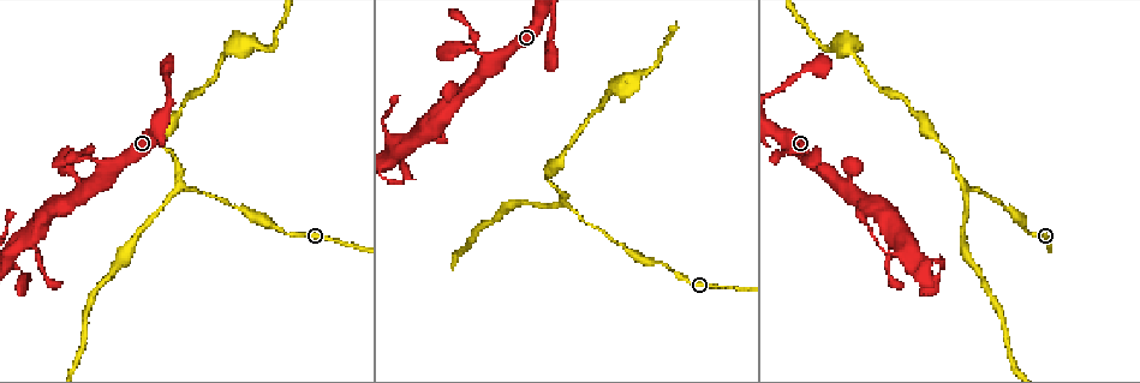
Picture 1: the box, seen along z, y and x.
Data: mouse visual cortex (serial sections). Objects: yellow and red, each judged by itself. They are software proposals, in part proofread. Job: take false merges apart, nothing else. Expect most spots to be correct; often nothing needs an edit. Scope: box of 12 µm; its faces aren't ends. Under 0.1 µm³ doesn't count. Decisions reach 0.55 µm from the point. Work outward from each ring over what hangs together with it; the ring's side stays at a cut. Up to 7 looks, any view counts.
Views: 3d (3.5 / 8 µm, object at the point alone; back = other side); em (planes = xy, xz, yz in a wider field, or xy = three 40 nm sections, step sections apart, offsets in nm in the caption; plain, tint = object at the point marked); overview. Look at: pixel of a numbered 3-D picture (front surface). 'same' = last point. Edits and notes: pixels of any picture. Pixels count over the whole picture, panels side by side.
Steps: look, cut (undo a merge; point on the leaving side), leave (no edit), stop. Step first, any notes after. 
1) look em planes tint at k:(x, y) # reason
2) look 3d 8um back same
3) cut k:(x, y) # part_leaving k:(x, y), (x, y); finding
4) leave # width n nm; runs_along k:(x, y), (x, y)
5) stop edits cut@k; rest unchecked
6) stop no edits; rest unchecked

look 3d 3.5um at 1:(83, 160) # thin neck

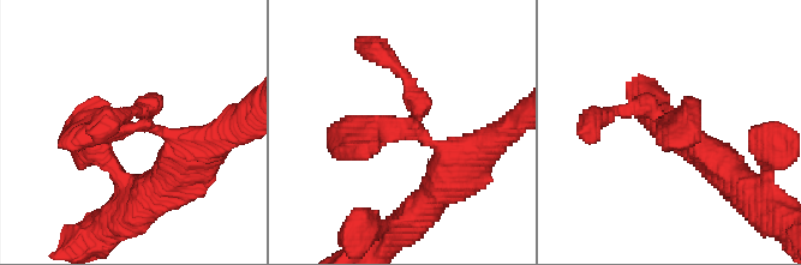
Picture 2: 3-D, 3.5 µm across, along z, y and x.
look em planes tint at 2:(134, 130)

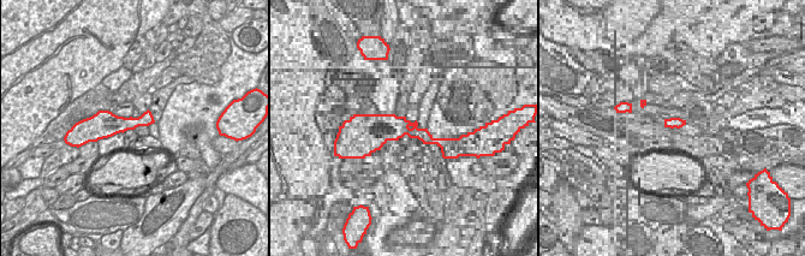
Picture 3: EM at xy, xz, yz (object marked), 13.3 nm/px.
leave # runs_along 2:(479, 154), (417, 132), (332, 148); all the same cell

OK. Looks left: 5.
look 3d 3.5um at 1:(568, 203) # three arms meet

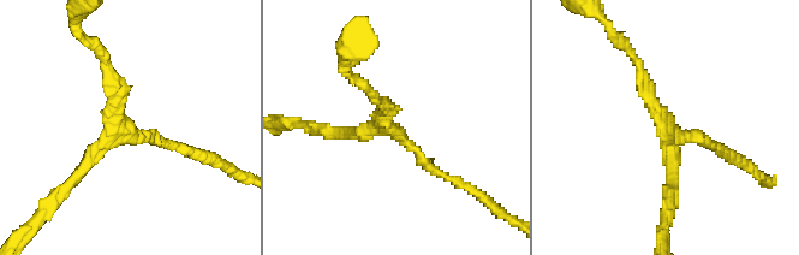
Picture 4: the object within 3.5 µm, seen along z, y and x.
look em planes tint at 4:(666, 125) # arms 3; arm_widths 150, 150, 200 nm; shape alone is not enough

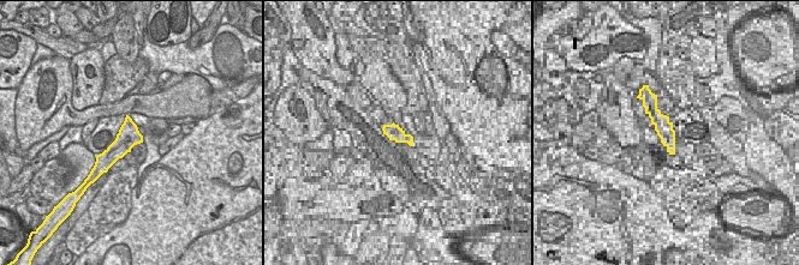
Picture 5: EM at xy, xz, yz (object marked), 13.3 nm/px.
leave # runs_along 4:(716, 144), (673, 134), (633, 57); all the same cell

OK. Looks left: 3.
look em xy step 2 tint at 1:(655, 65) # abrupt turn

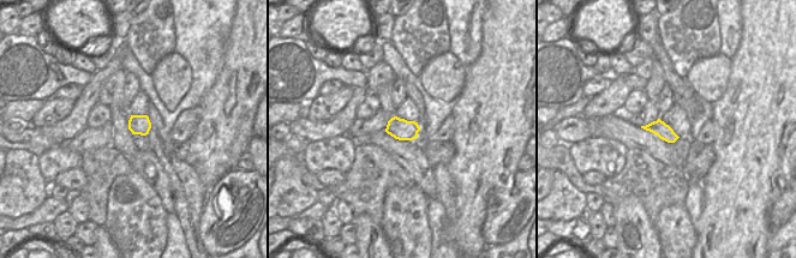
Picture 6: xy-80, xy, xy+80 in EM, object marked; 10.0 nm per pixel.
look 3d 3.5um same

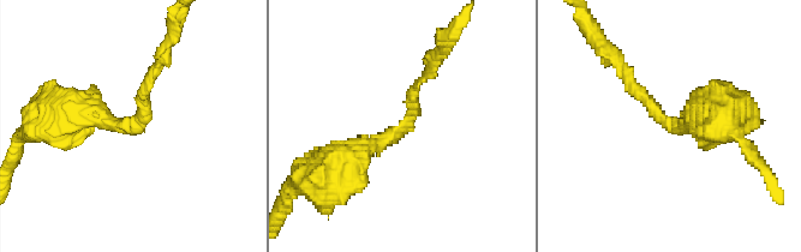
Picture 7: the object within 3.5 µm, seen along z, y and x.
leave # runs_along 7:(332, 161), (410, 121), (424, 78); all the same cell

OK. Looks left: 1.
stop no edits; rest unchecked

